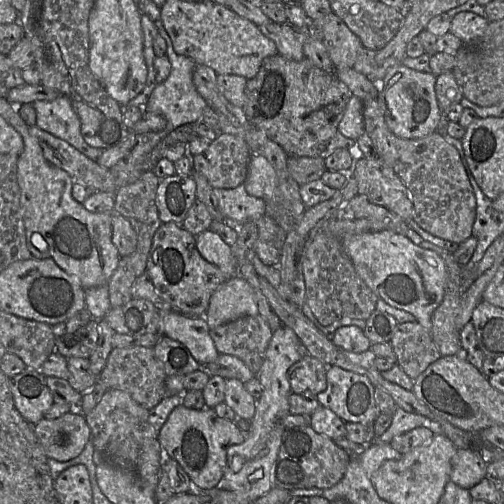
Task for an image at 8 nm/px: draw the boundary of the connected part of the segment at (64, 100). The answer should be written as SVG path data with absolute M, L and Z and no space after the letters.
M60 95L54 100L32 103L36 111L36 126L66 141L82 154L96 161L105 149L94 148L81 135L80 119L68 97Z

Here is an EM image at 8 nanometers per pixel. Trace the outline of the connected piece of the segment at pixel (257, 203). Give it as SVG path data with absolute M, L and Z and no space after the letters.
M243 184L232 189L213 188L213 194L218 199L218 204L224 218L230 218L237 224L242 224L247 221L257 221L266 214L266 202L247 193Z

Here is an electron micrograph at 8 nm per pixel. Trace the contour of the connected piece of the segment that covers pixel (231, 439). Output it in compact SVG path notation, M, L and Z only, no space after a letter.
M183 405L169 415L158 435L162 449L187 473L197 491L214 490L219 486L225 467L227 449L242 444L242 431L233 421L219 417L212 408L193 410Z

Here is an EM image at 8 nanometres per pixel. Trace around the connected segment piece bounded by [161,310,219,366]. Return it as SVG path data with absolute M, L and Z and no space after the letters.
M161 310L162 335L185 345L195 360L206 366L218 356L204 317L190 318L179 312Z

